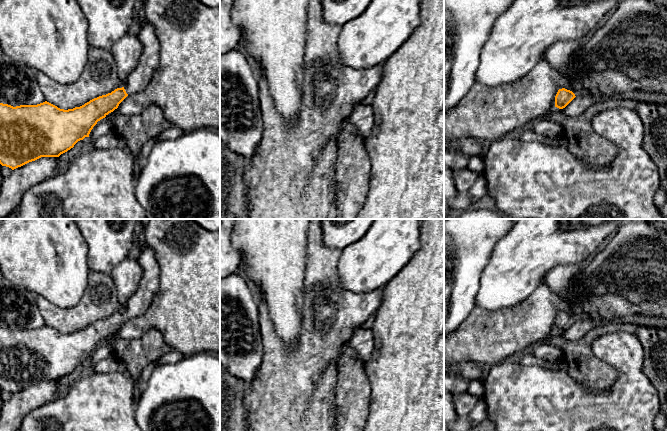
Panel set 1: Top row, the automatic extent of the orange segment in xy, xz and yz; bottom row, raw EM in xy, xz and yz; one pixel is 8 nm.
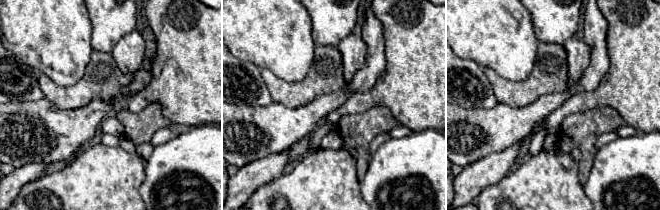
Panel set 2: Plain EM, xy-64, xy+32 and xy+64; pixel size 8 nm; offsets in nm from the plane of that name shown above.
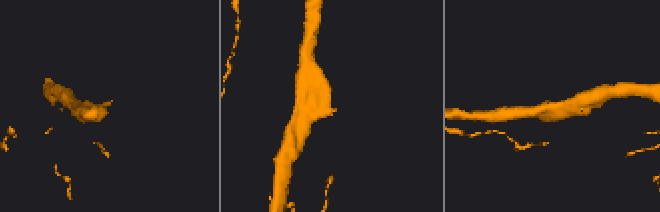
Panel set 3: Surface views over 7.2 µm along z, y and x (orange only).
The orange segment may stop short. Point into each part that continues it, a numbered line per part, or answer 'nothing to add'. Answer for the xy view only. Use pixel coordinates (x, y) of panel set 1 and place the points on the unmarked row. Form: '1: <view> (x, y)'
1: xy (137, 304)

